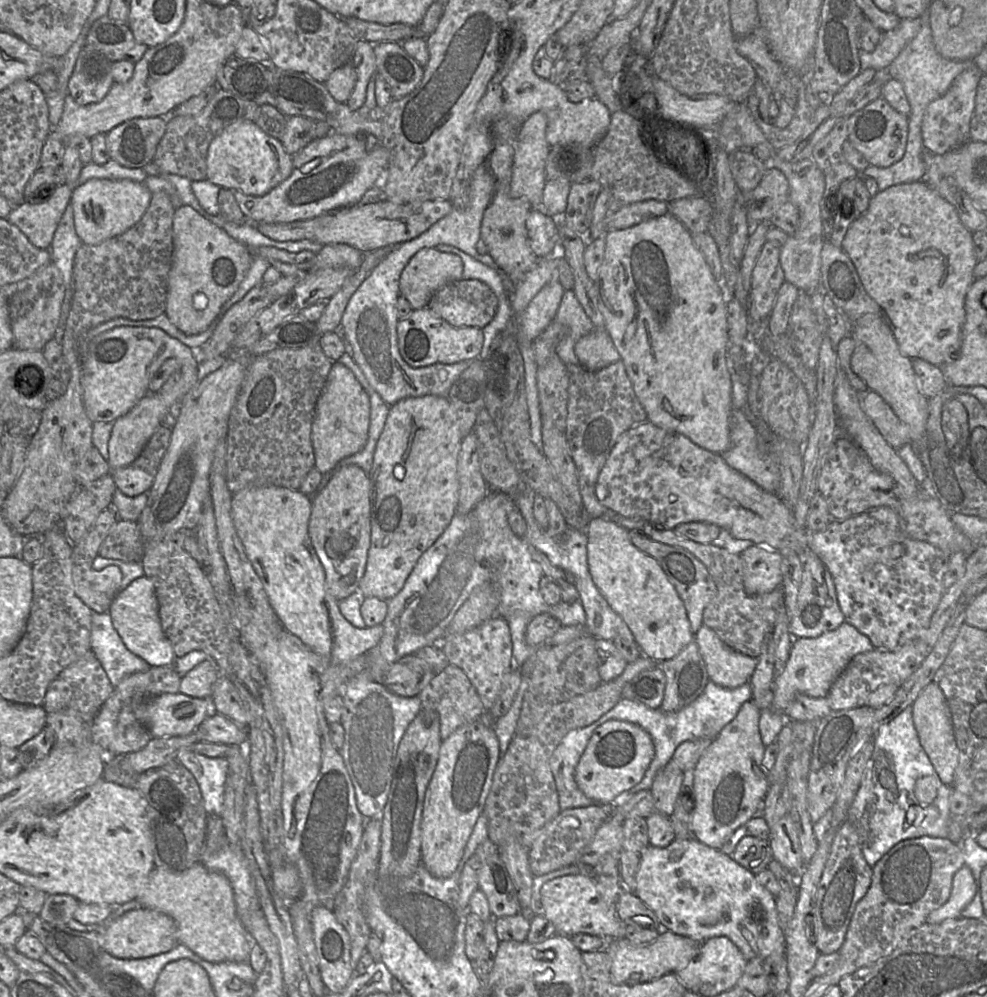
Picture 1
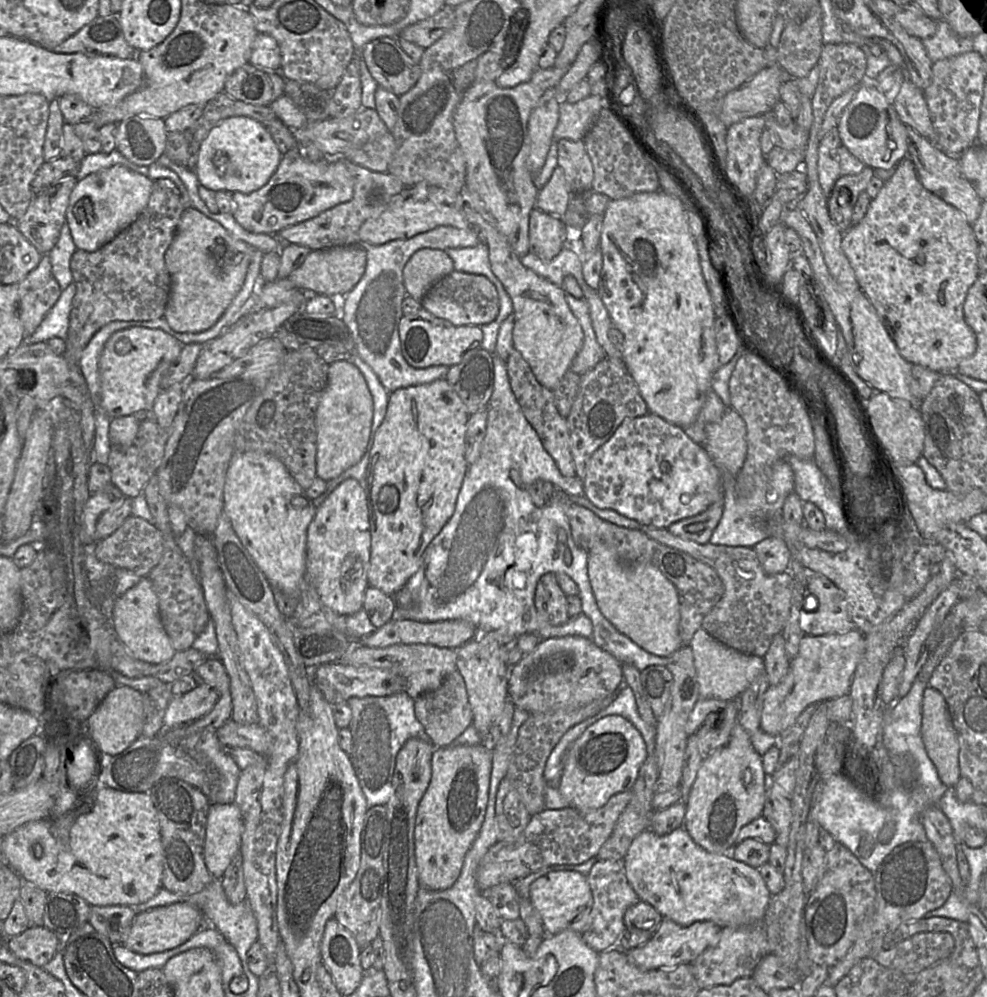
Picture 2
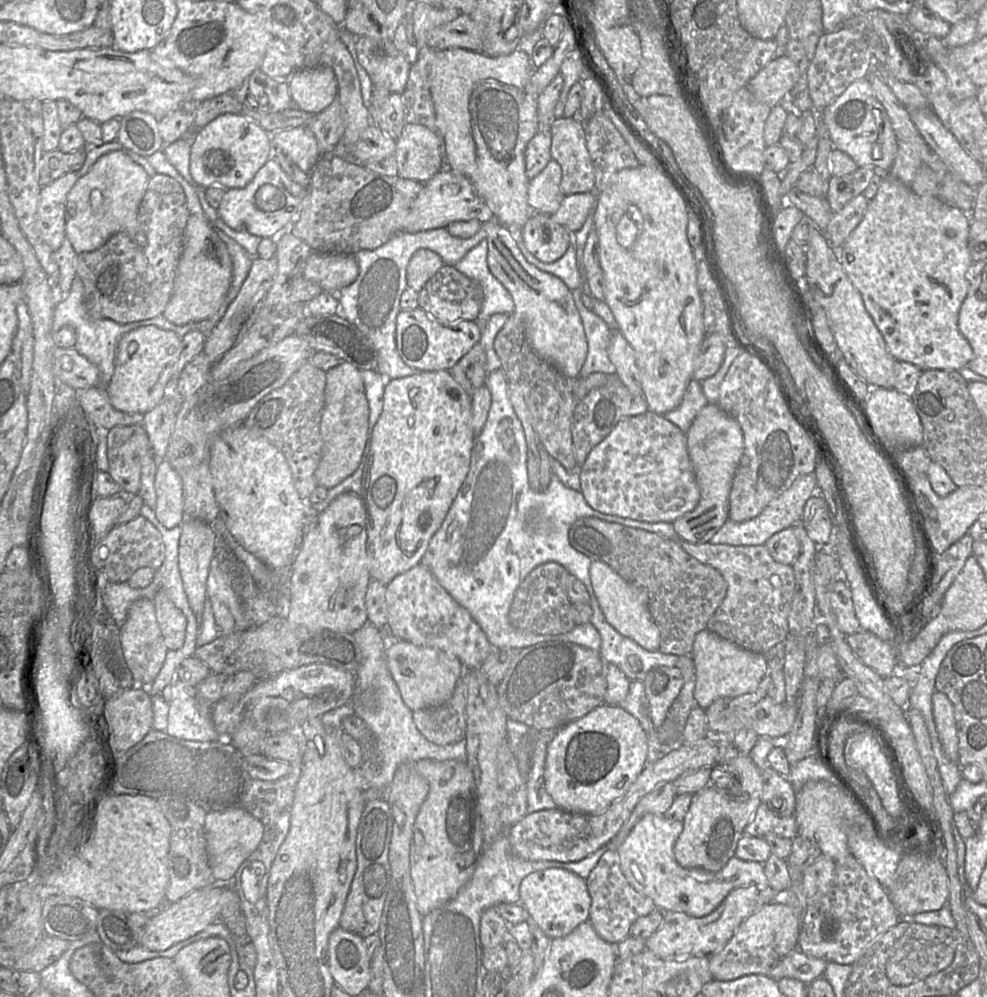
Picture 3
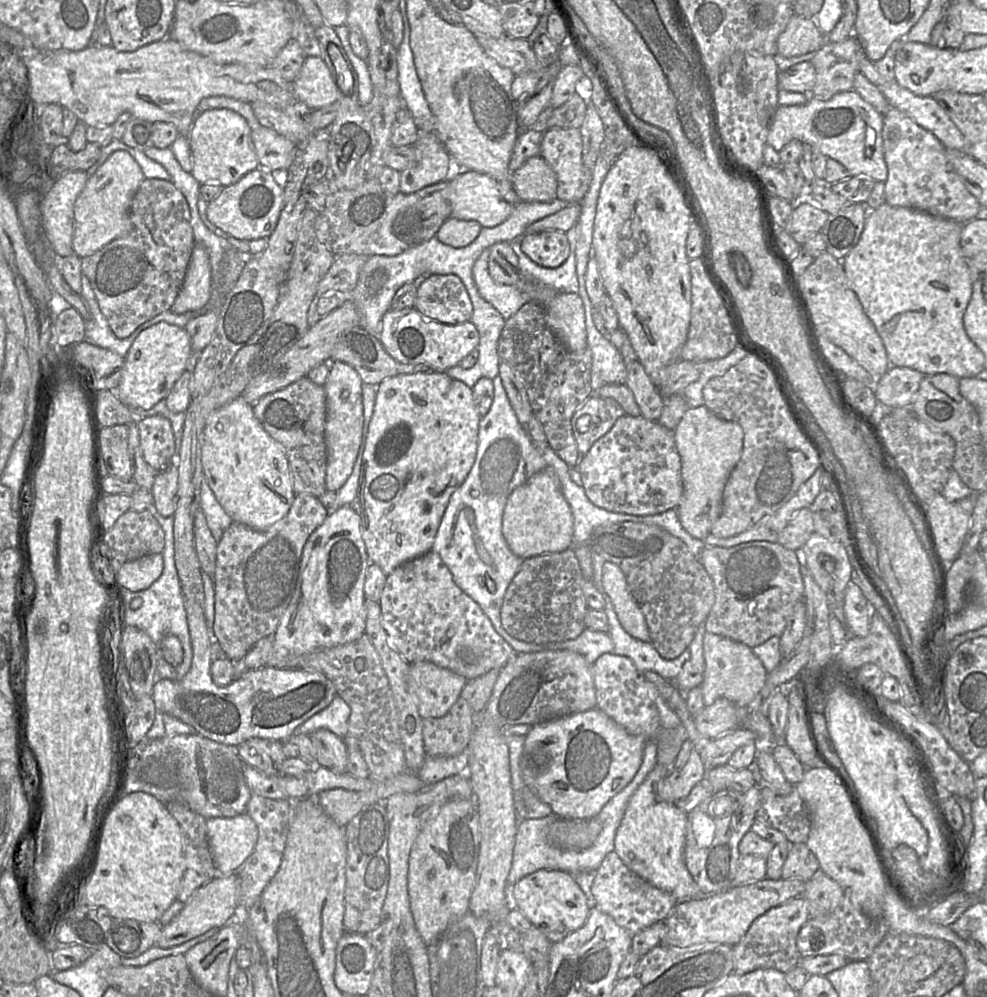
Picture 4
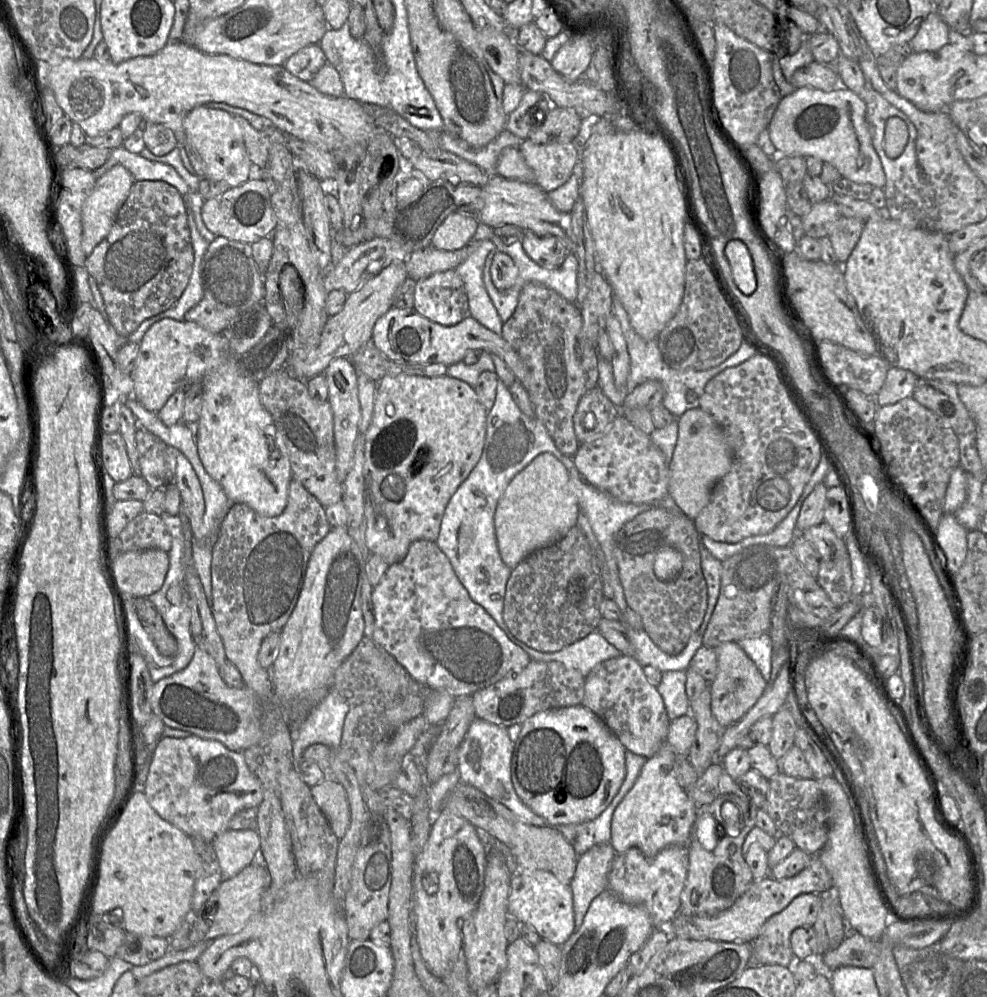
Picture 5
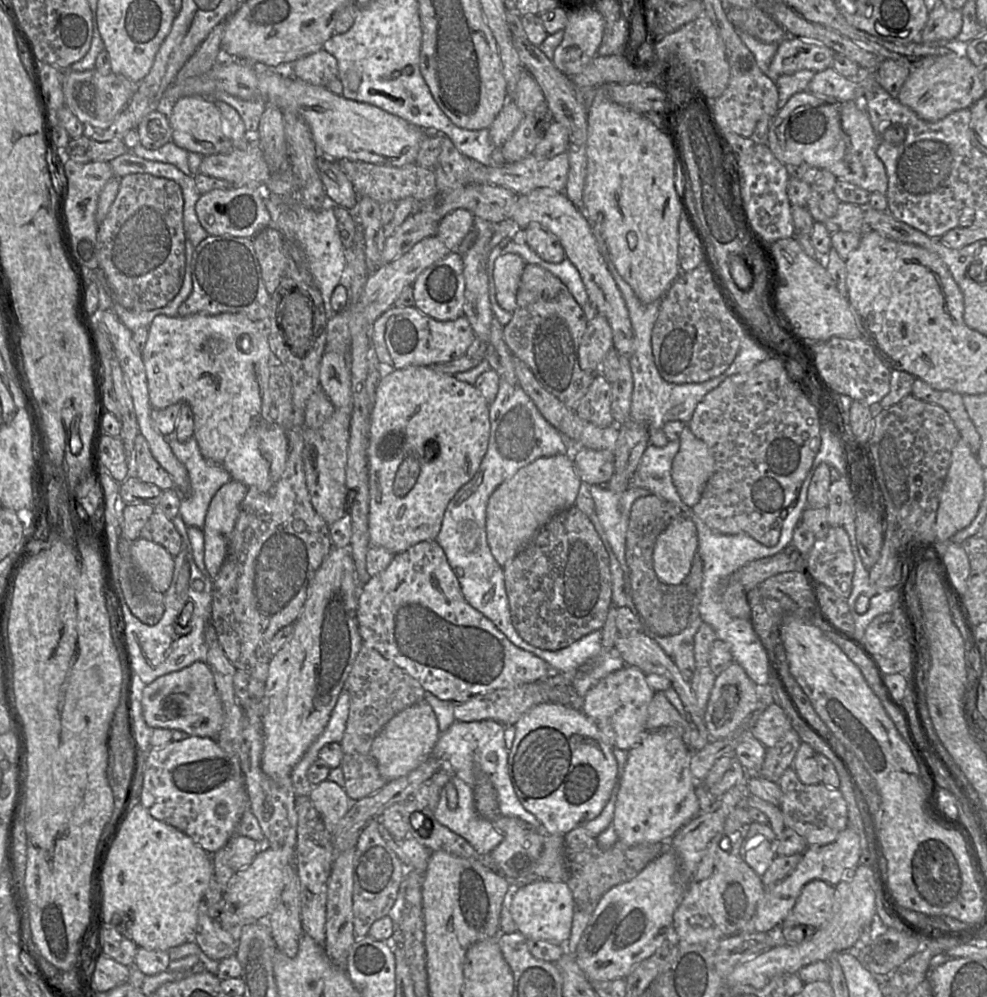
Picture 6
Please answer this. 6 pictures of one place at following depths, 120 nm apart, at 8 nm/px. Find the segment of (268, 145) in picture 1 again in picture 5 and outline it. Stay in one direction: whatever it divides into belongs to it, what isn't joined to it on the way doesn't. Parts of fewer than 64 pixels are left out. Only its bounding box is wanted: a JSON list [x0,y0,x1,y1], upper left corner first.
[183,105,256,187]

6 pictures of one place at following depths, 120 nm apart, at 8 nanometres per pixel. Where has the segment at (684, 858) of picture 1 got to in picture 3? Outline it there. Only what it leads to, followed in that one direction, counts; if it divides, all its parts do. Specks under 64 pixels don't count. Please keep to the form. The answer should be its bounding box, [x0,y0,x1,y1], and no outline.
[616,814,770,918]

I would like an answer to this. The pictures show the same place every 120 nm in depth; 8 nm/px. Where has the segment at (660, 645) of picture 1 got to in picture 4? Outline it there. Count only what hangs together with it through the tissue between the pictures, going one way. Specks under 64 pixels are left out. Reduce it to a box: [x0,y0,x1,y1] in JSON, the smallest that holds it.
[602,563,651,642]

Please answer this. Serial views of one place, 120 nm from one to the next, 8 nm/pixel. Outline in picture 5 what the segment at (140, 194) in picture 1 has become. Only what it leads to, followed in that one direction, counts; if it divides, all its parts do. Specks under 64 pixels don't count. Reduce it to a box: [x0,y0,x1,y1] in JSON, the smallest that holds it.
[82,164,135,256]

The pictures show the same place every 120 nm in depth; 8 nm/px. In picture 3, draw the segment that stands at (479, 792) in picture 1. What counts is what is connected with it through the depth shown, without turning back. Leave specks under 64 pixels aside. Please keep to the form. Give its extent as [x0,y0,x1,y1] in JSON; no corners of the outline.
[410,759,483,917]

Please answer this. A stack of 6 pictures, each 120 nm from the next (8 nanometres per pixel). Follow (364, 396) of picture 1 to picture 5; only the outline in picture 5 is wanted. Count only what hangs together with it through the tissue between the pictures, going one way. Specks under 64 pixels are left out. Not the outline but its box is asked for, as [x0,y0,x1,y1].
[324,358,361,482]

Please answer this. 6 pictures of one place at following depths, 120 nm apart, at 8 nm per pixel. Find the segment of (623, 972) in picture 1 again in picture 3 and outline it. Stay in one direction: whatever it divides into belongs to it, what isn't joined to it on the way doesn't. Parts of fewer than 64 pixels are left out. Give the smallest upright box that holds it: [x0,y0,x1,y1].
[646,885,777,961]

